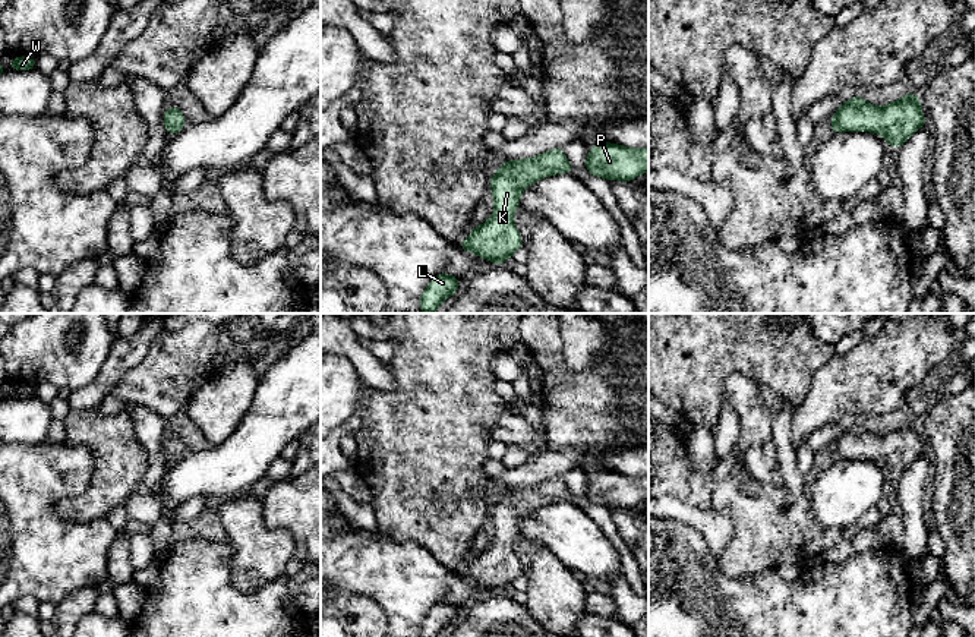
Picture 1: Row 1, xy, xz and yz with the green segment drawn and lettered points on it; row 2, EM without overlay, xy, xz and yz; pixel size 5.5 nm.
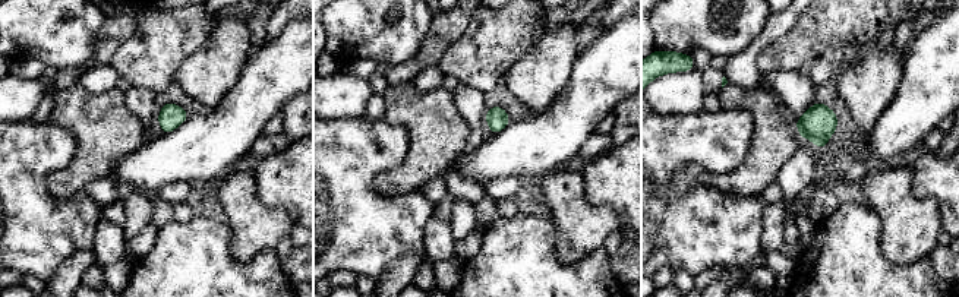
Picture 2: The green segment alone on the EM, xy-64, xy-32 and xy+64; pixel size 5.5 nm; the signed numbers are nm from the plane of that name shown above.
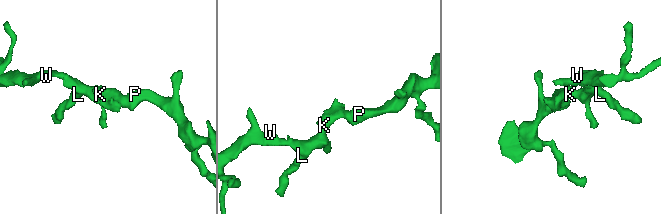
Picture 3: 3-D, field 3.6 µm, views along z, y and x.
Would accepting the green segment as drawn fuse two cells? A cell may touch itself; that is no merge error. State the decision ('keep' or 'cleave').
keep

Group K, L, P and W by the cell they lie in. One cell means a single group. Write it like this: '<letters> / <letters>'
K L P W

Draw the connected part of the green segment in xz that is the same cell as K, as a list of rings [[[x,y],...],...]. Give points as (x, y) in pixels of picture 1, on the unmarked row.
[[[562,476],[531,486],[505,489],[490,505],[495,533],[492,545],[474,555],[458,575],[495,593],[511,587],[512,581],[524,574],[512,548],[521,521],[537,508],[561,501],[575,501]]]

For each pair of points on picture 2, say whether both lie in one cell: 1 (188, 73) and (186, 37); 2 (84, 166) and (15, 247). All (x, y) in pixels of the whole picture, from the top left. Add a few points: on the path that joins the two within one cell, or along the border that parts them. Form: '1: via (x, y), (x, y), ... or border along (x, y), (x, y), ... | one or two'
1: border along (211, 31), (211, 35), (177, 68), (173, 81) | two
2: border along (44, 179), (46, 189), (56, 198), (81, 193) | two

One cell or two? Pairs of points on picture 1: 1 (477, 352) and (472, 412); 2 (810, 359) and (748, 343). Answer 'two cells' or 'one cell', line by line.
1: one cell
2: one cell

